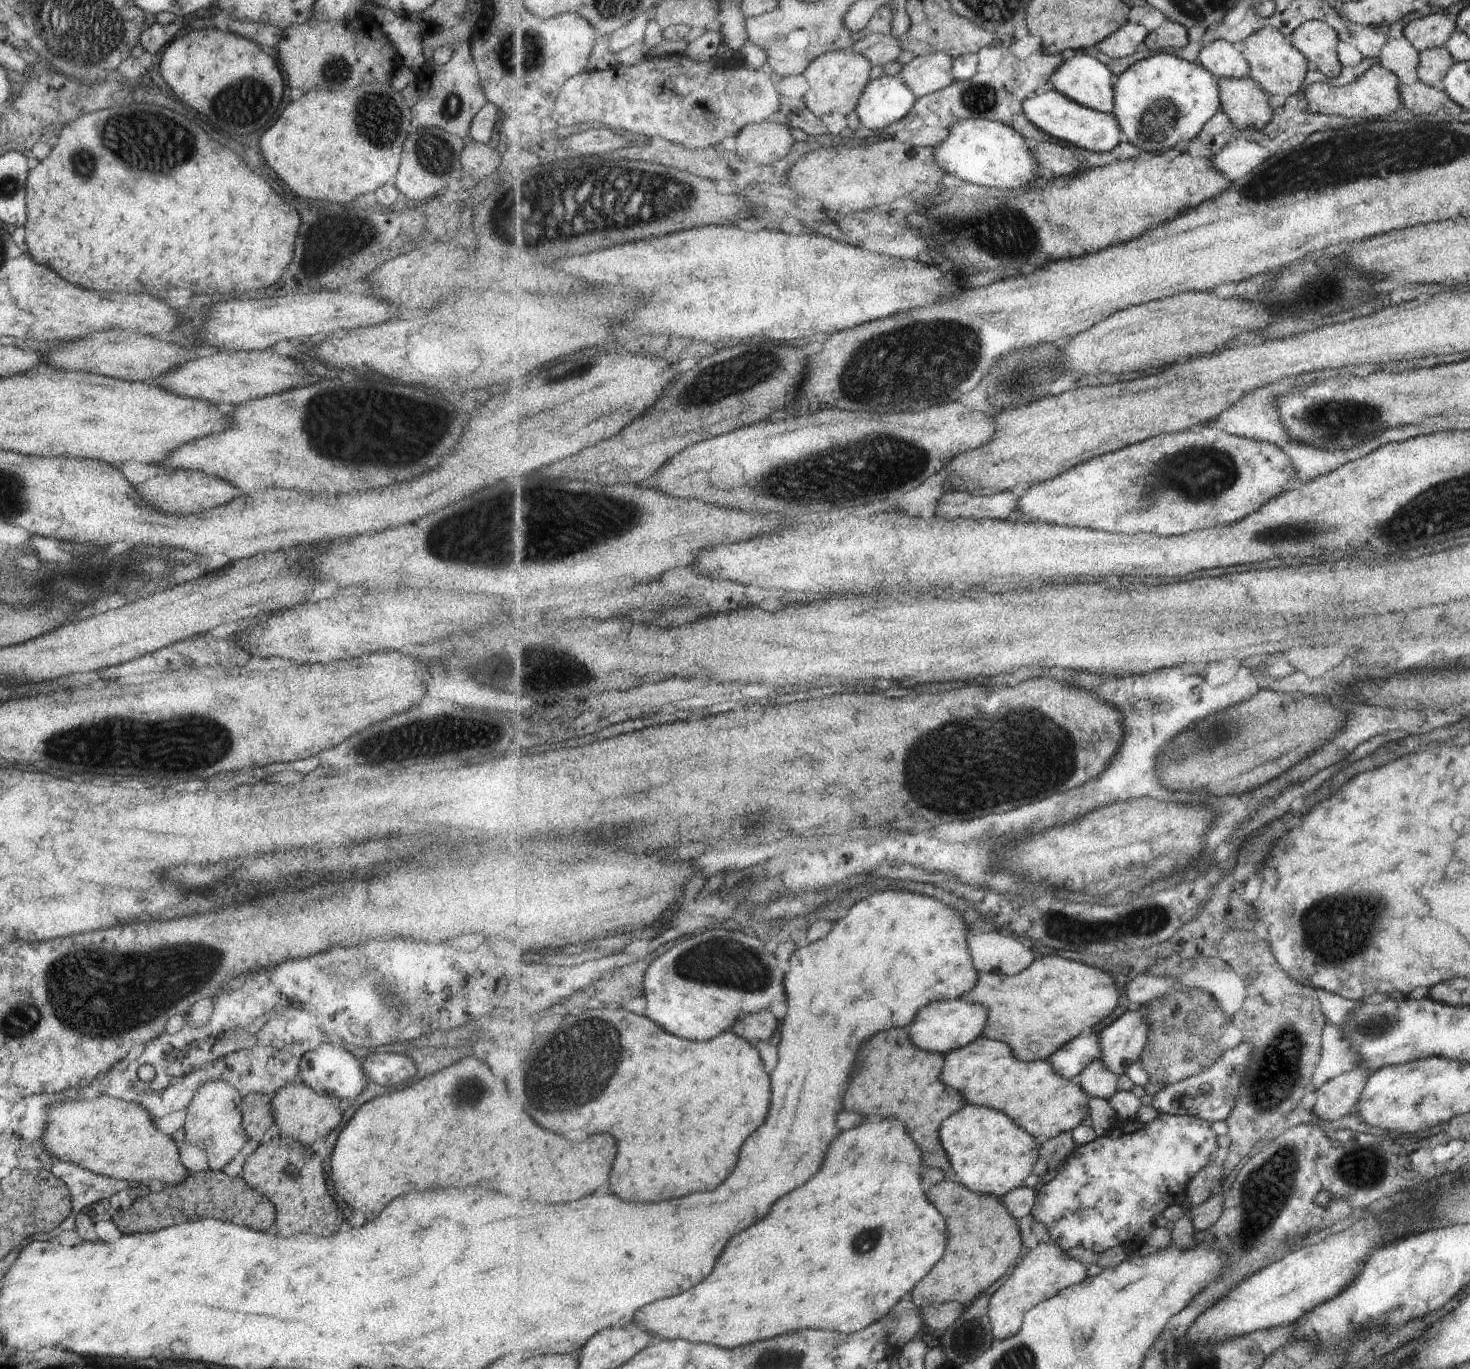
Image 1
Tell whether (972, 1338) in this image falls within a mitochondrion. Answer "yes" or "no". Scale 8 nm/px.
yes

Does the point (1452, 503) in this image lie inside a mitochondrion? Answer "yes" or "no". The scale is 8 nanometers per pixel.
yes

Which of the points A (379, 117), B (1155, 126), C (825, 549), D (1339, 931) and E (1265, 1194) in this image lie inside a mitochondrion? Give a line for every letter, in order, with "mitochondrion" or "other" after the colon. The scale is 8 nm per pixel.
A: mitochondrion
B: mitochondrion
C: other
D: mitochondrion
E: mitochondrion

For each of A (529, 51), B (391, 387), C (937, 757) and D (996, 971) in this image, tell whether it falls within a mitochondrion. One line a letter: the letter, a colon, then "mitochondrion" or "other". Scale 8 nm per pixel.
A: mitochondrion
B: other
C: mitochondrion
D: other

